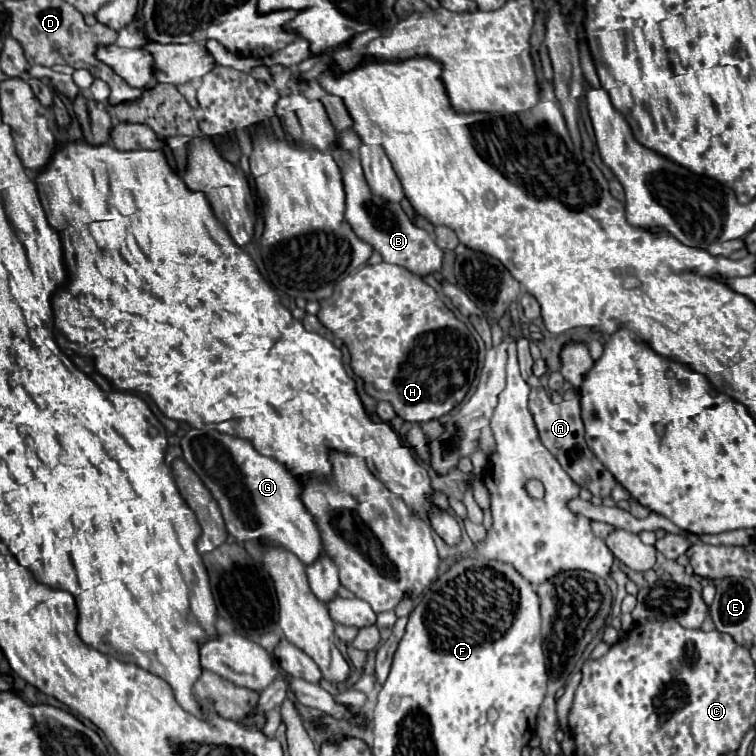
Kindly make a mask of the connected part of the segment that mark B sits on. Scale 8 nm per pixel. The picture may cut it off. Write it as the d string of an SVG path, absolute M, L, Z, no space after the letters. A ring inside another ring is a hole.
M342 151L340 167L342 167L342 183L344 183L344 191L346 191L344 219L350 223L352 231L362 241L372 245L372 249L376 249L386 263L402 265L420 277L428 275L432 271L440 271L442 269L442 249L434 243L432 235L428 235L424 229L412 225L412 221L406 217L406 213L402 211L402 207L398 203L384 201L382 197L376 197L368 189L358 155L352 151Z

